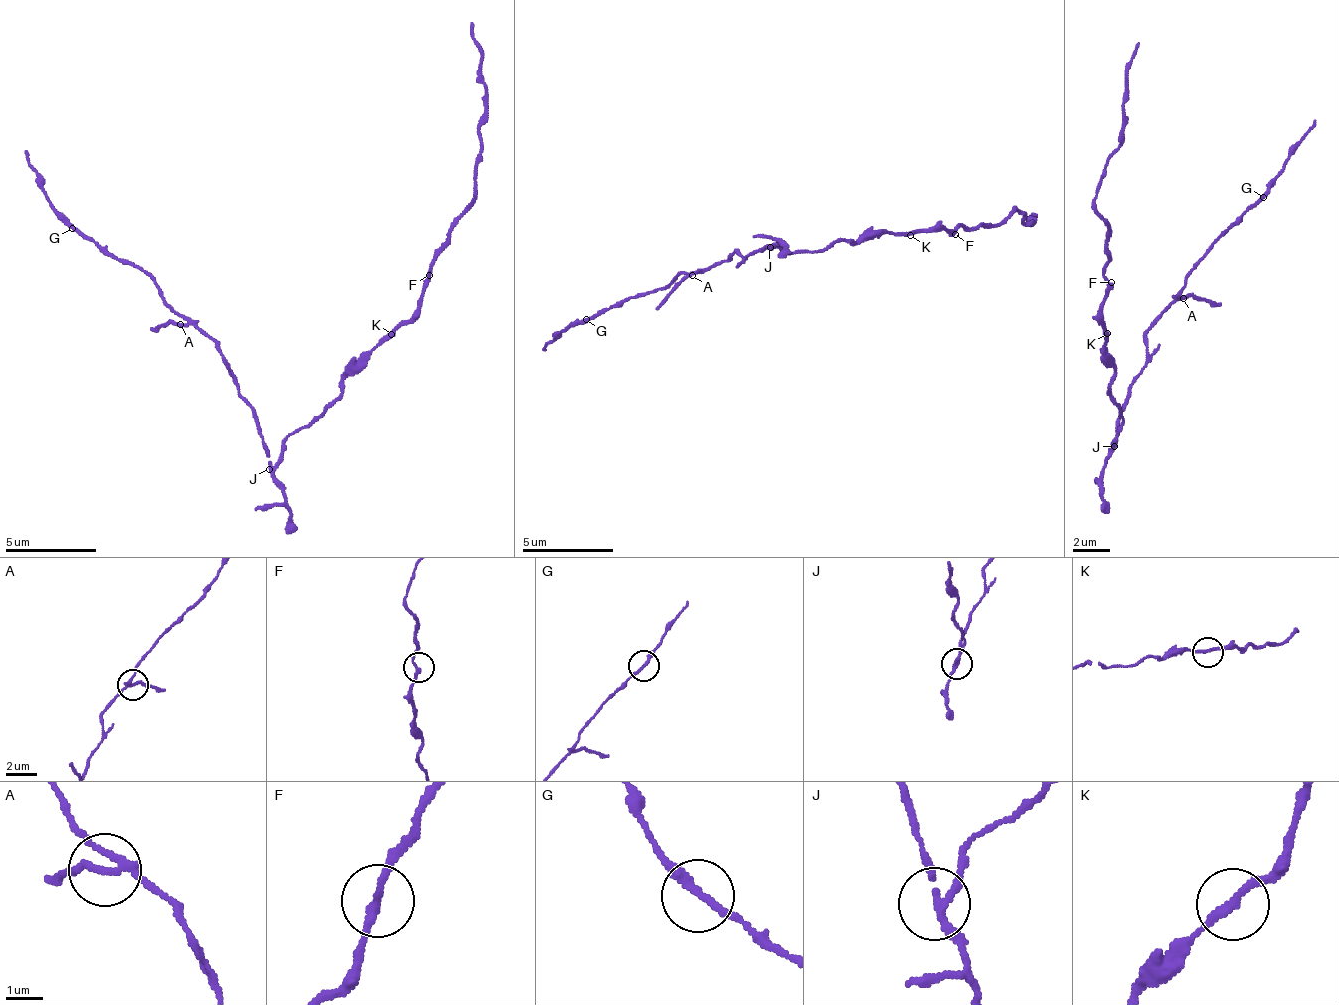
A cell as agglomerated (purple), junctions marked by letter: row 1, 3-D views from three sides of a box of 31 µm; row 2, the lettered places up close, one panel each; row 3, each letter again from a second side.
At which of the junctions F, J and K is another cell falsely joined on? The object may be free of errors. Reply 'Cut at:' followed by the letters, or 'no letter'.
Cut at: J

